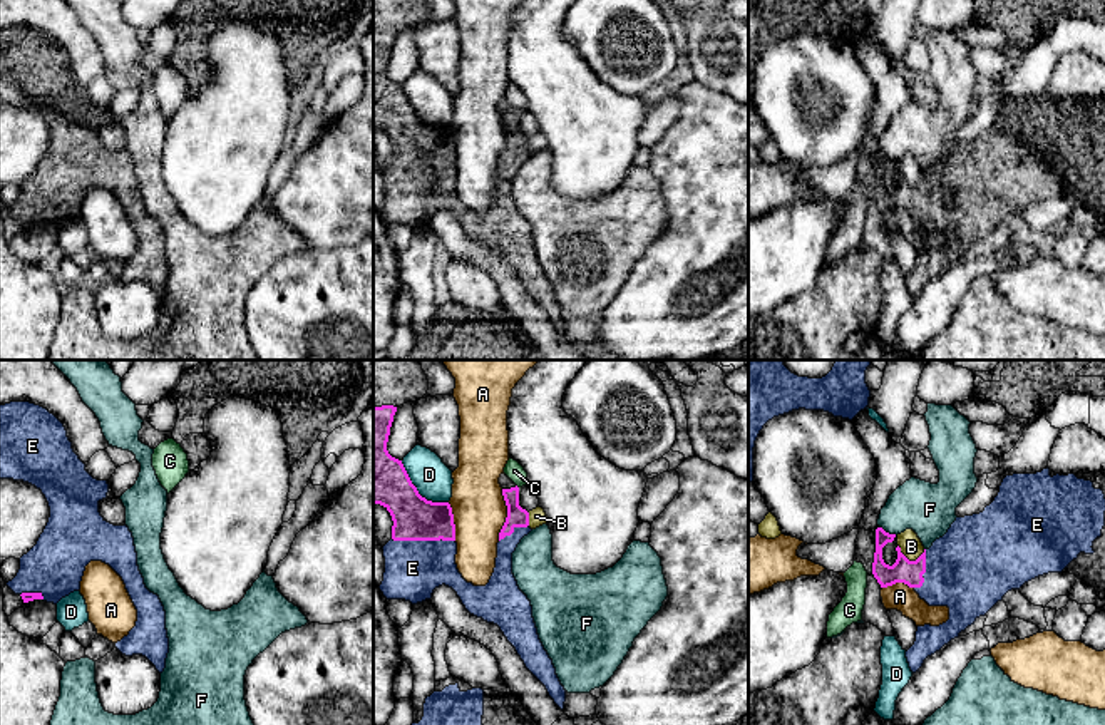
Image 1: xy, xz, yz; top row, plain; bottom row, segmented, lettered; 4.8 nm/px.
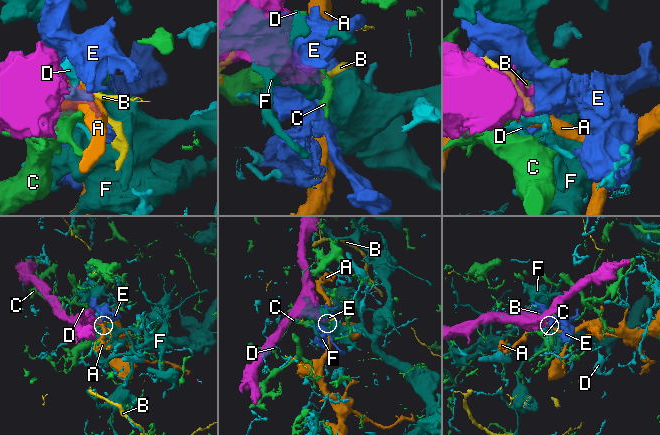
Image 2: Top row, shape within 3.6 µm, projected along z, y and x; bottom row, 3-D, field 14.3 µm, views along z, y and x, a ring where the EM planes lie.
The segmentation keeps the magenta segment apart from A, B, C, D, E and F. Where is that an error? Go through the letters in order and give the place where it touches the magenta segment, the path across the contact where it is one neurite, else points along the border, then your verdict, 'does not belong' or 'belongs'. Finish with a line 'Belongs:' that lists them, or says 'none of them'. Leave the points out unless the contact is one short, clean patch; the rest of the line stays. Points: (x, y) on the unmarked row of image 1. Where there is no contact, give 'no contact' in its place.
A: meets magenta in xz at (508, 139); does not belong
B: meets magenta in yz at (908, 185); does not belong
C: meets magenta in yz at (876, 159); border along yz (874, 156), (876, 163); does not belong
D: meets magenta in xz at (417, 116); does not belong
E: meets magenta in xz at (424, 164); belongs
F: meets magenta in yz at (888, 158); does not belong
Belongs: E

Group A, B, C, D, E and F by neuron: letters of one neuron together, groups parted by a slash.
A / B / C / D / E / F

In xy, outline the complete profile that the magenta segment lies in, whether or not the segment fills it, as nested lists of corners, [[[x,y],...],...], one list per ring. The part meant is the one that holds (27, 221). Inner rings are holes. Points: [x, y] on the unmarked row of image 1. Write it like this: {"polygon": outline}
{"polygon": [[[30,27],[0,30],[0,104],[23,105],[42,116],[50,142],[37,169],[20,183],[20,194],[7,211],[20,219],[23,228],[44,224],[57,229],[80,214],[85,191],[90,186],[109,189],[124,206],[137,234],[136,251],[116,268],[126,280],[146,281],[159,298],[166,293],[169,263],[166,236],[157,219],[151,218],[137,191],[137,177],[129,152],[107,147],[99,137],[99,127],[107,122],[107,105],[94,104],[72,74],[64,49],[47,33]]]}

